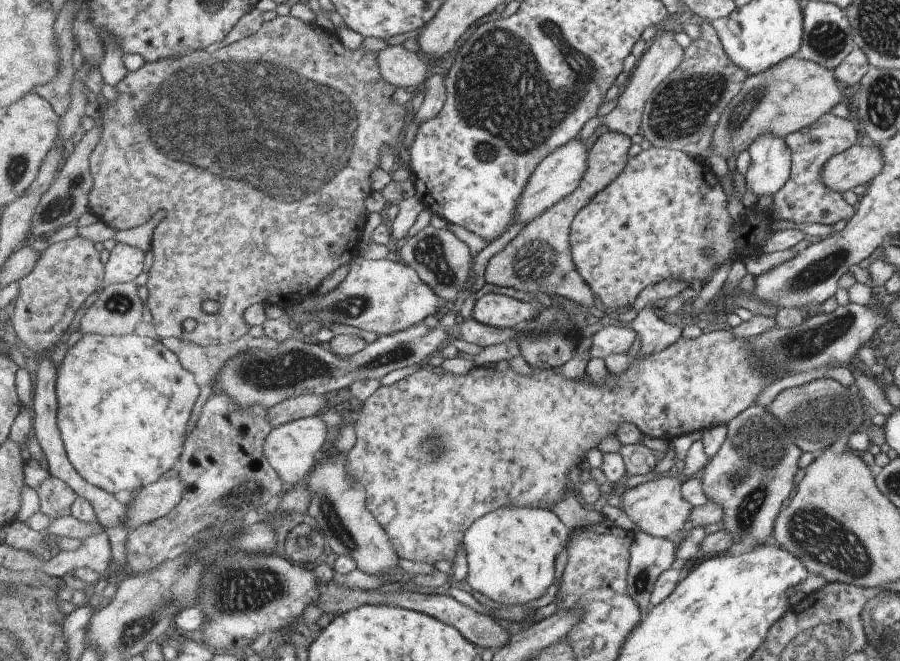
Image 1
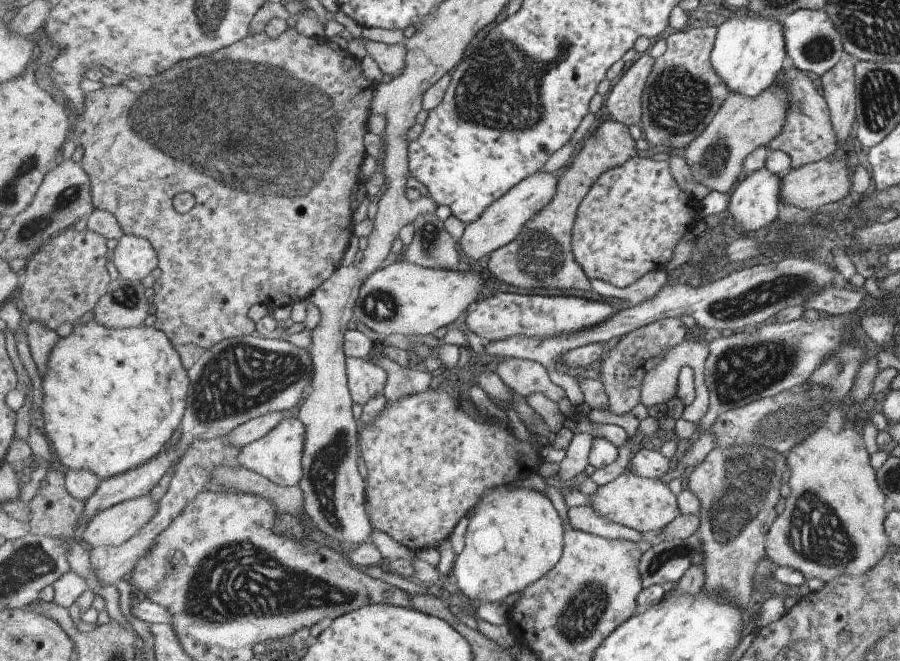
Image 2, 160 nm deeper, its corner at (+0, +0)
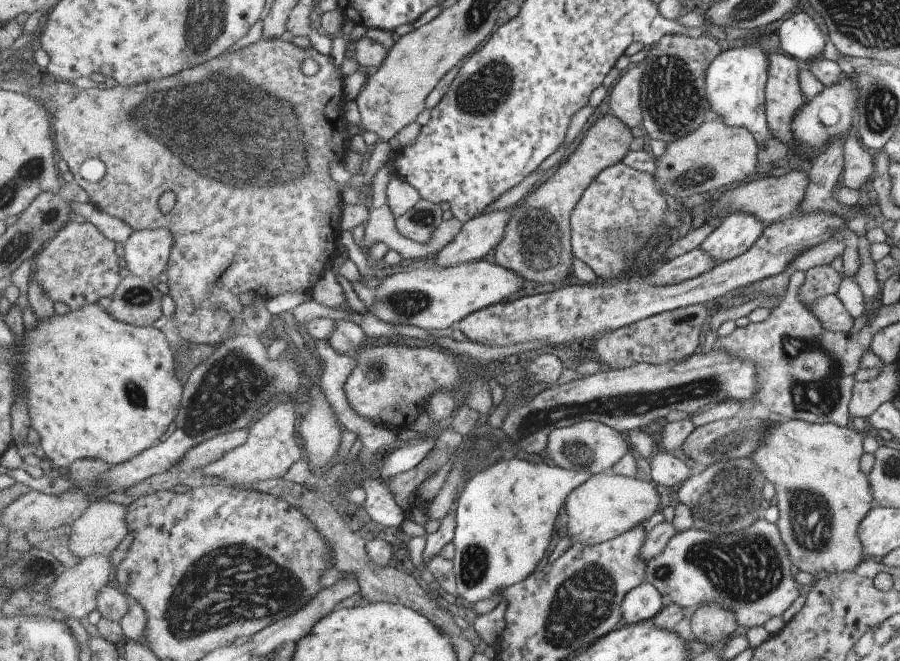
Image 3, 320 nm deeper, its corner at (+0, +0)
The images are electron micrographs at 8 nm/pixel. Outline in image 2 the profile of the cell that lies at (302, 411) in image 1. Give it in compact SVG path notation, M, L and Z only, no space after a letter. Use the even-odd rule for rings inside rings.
M271 413L270 415L250 420L249 422L238 426L235 430L232 430L228 435L226 435L226 442L235 449L241 449L245 445L263 438L283 419L284 417L281 416L281 414Z

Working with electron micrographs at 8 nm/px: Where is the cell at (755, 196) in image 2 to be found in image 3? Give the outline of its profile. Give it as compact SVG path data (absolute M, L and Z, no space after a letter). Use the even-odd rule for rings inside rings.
M733 213L698 245L698 249L717 263L743 254L759 238L762 224L745 213Z

